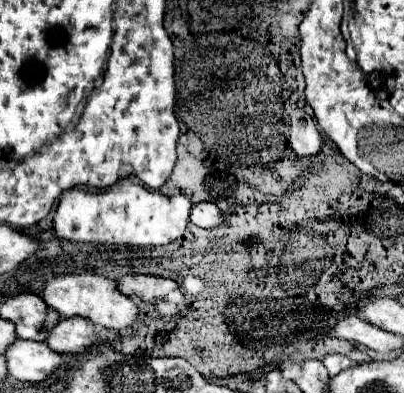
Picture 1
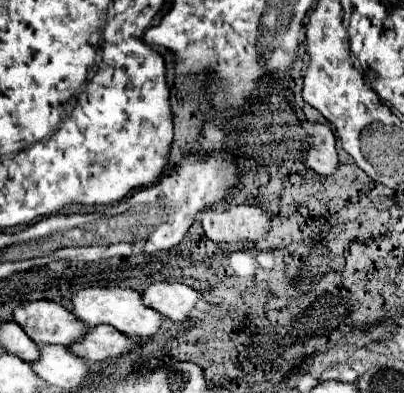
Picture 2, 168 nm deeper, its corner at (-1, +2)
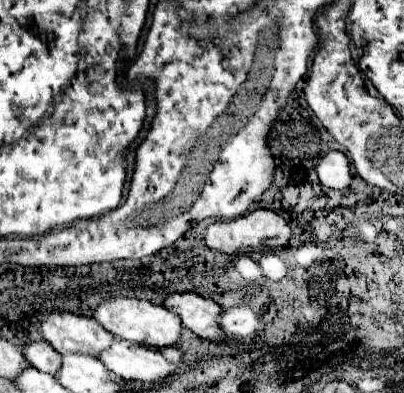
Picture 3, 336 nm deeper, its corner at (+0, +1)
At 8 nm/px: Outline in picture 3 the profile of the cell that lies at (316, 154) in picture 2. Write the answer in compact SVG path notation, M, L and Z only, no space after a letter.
M329 150L323 156L319 156L315 172L323 186L329 186L335 190L347 188L349 180L351 180L349 160L343 152L337 152L337 150Z

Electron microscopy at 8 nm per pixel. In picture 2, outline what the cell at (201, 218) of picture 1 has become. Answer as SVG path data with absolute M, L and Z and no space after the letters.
M228 205L224 209L208 209L202 213L202 227L204 233L210 241L214 243L236 243L236 241L258 241L260 237L264 237L270 229L270 221L272 215L262 211L260 207L252 207L252 205Z

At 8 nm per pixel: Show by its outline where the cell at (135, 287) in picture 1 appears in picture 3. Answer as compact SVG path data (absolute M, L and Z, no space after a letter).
M195 292L169 294L167 300L163 300L163 306L175 312L181 318L181 324L195 332L199 338L207 338L213 342L219 342L223 338L223 332L217 324L221 308L211 298L203 298Z

